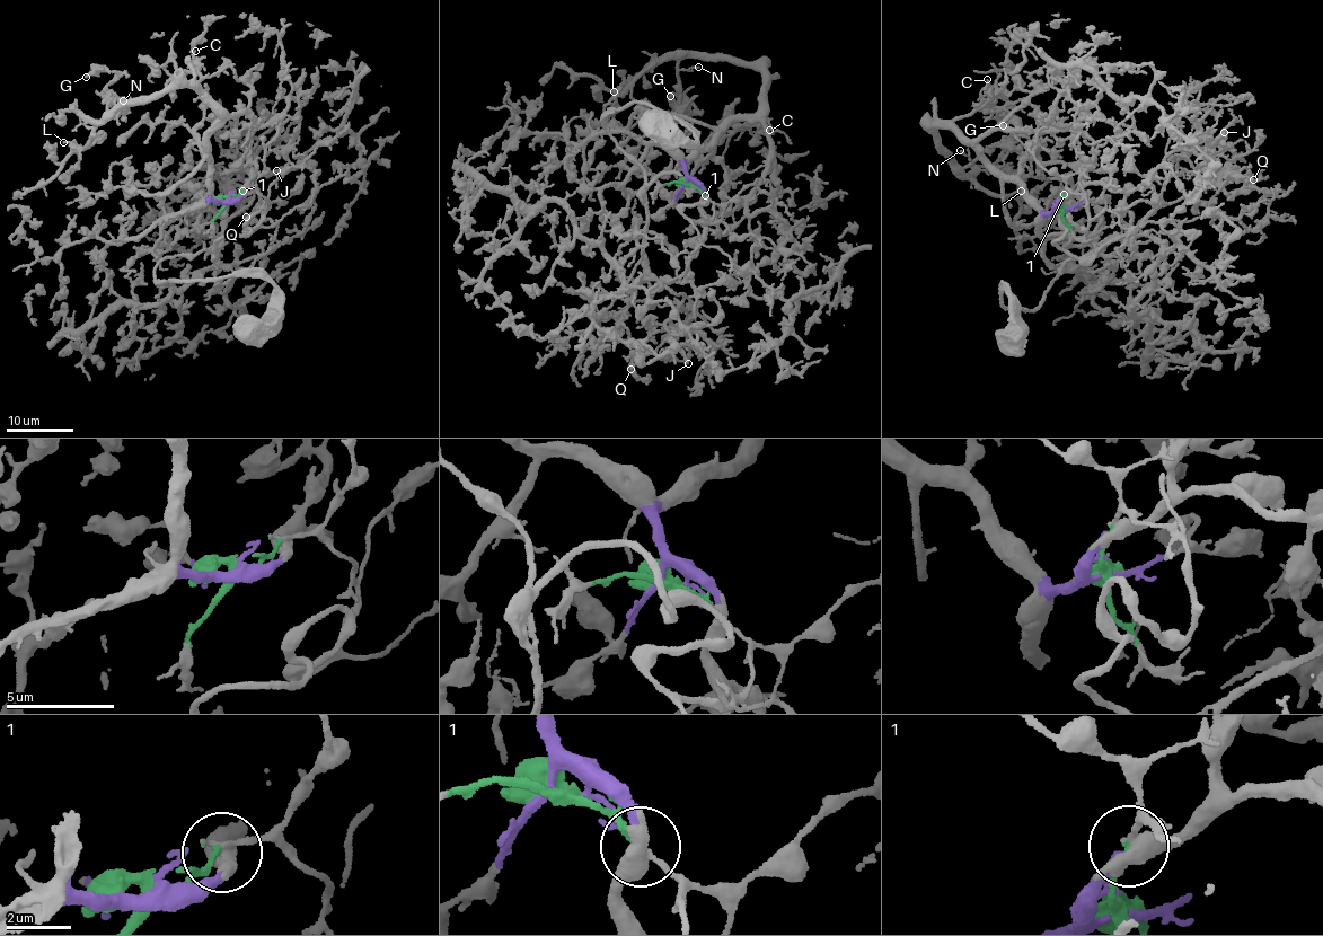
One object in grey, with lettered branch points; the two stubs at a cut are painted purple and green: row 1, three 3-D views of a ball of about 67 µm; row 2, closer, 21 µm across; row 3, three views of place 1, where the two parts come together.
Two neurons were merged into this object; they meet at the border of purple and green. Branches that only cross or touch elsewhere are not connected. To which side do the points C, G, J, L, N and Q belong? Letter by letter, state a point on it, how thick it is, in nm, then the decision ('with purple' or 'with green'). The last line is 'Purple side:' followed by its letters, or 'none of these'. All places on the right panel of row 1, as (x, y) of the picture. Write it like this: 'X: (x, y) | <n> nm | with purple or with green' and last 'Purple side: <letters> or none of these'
C: (987, 79) | 180 nm | with purple
G: (1003, 125) | 200 nm | with purple
J: (1224, 132) | 260 nm | with green
L: (1021, 191) | 160 nm | with purple
N: (960, 150) | 150 nm | with purple
Q: (1253, 179) | 180 nm | with green
Purple side: C, G, L, N

